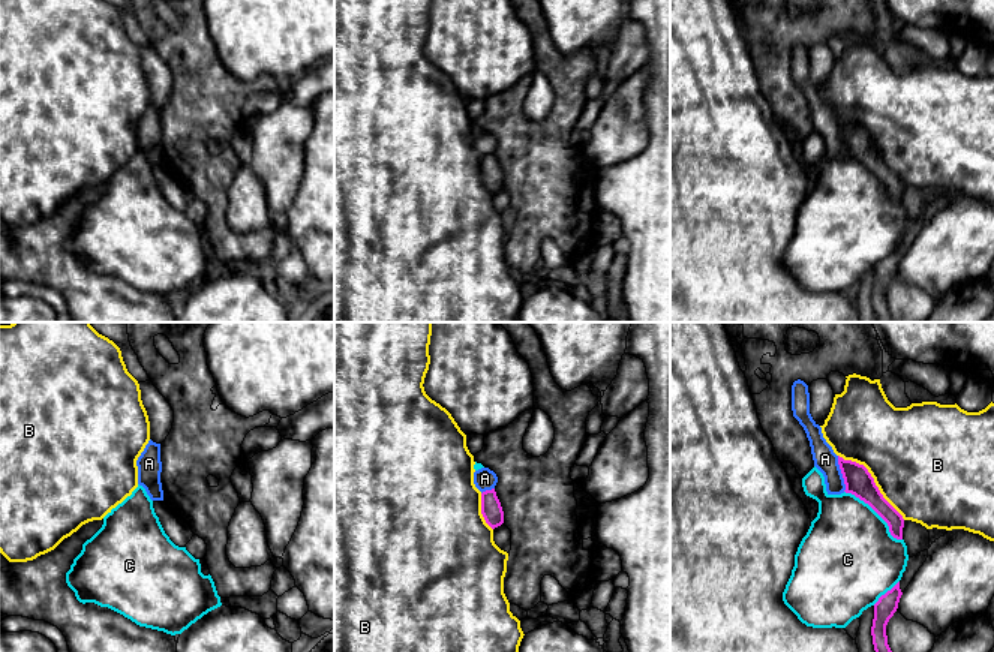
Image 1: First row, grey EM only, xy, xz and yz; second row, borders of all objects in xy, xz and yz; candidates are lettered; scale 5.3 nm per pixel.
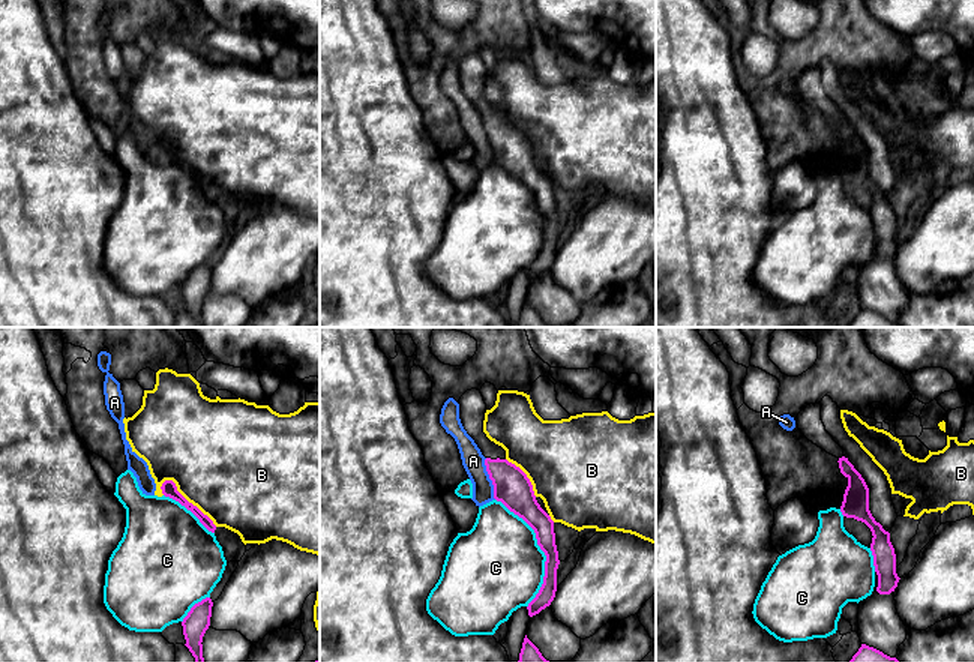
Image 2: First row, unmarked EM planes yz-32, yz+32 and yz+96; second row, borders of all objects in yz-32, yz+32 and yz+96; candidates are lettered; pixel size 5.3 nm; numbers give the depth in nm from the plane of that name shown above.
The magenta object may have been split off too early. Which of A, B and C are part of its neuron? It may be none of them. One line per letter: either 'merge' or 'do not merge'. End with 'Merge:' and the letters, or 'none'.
A: do not merge
B: do not merge
C: do not merge
Merge: none

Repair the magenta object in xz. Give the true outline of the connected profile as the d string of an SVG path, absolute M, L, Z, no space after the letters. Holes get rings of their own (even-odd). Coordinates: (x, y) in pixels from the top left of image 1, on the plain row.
M495 153L481 157L481 178L492 193L504 187L504 175Z

